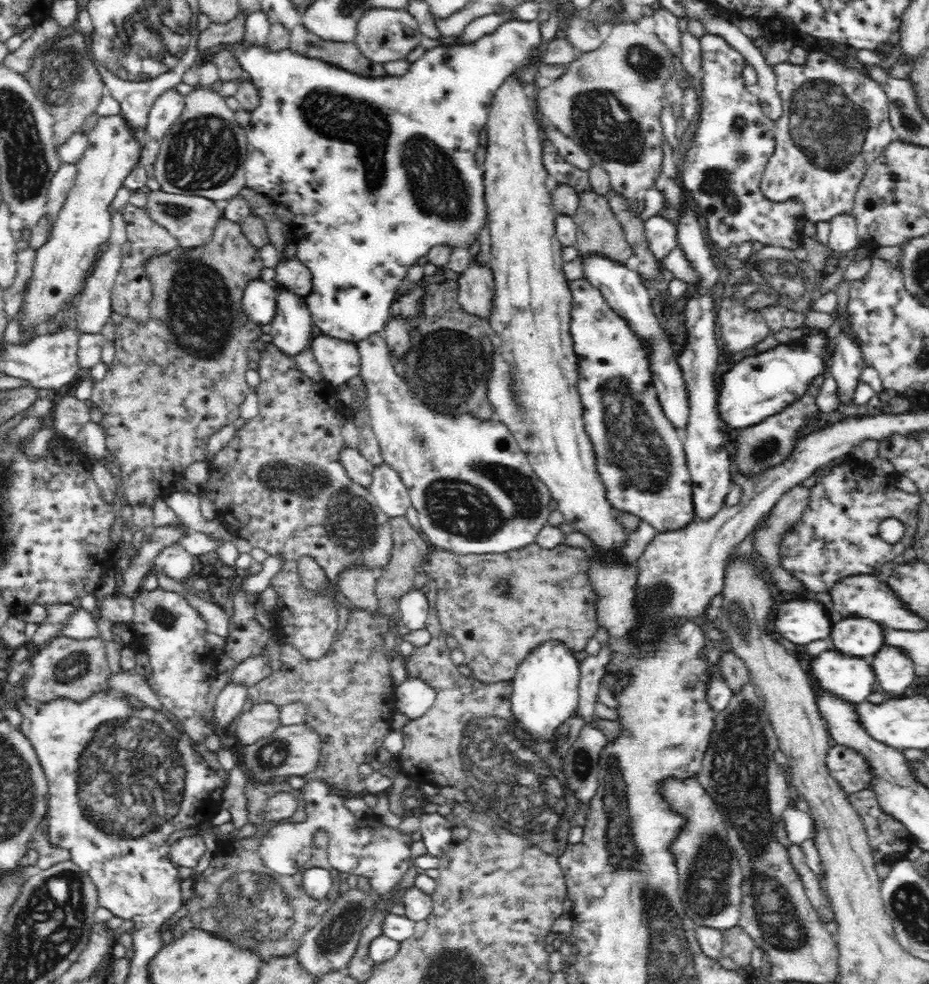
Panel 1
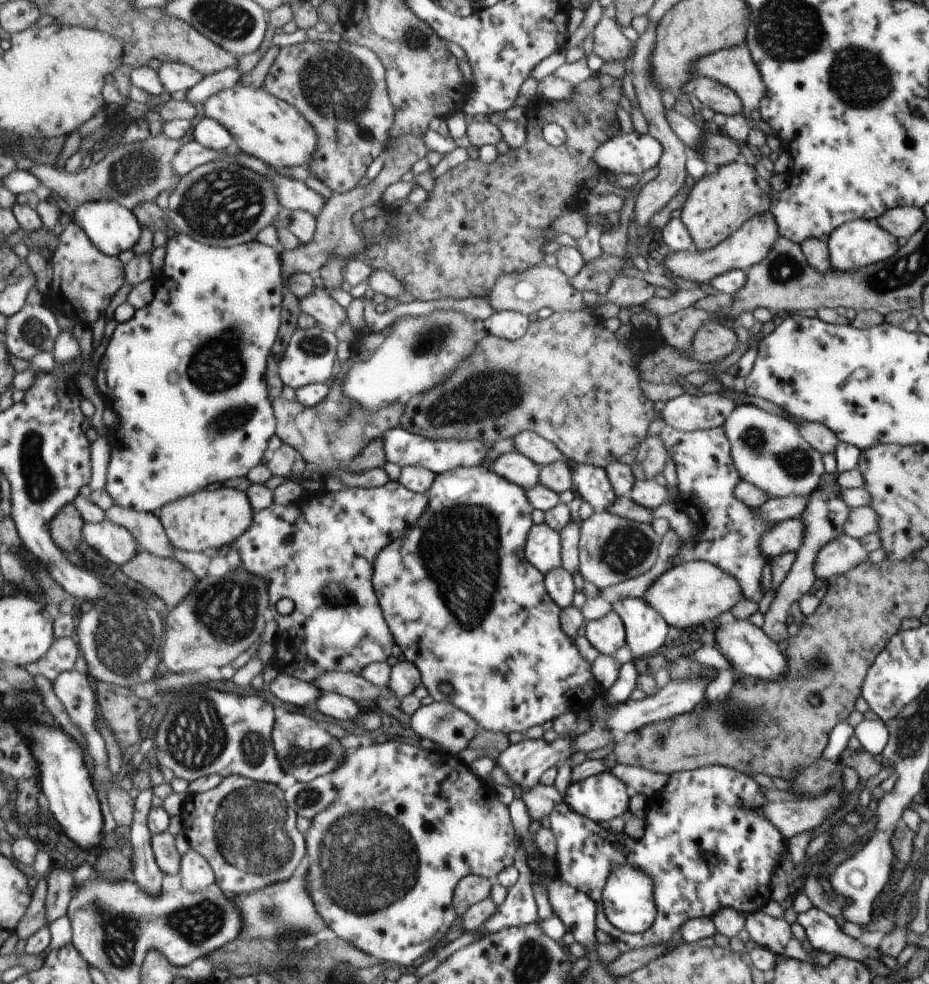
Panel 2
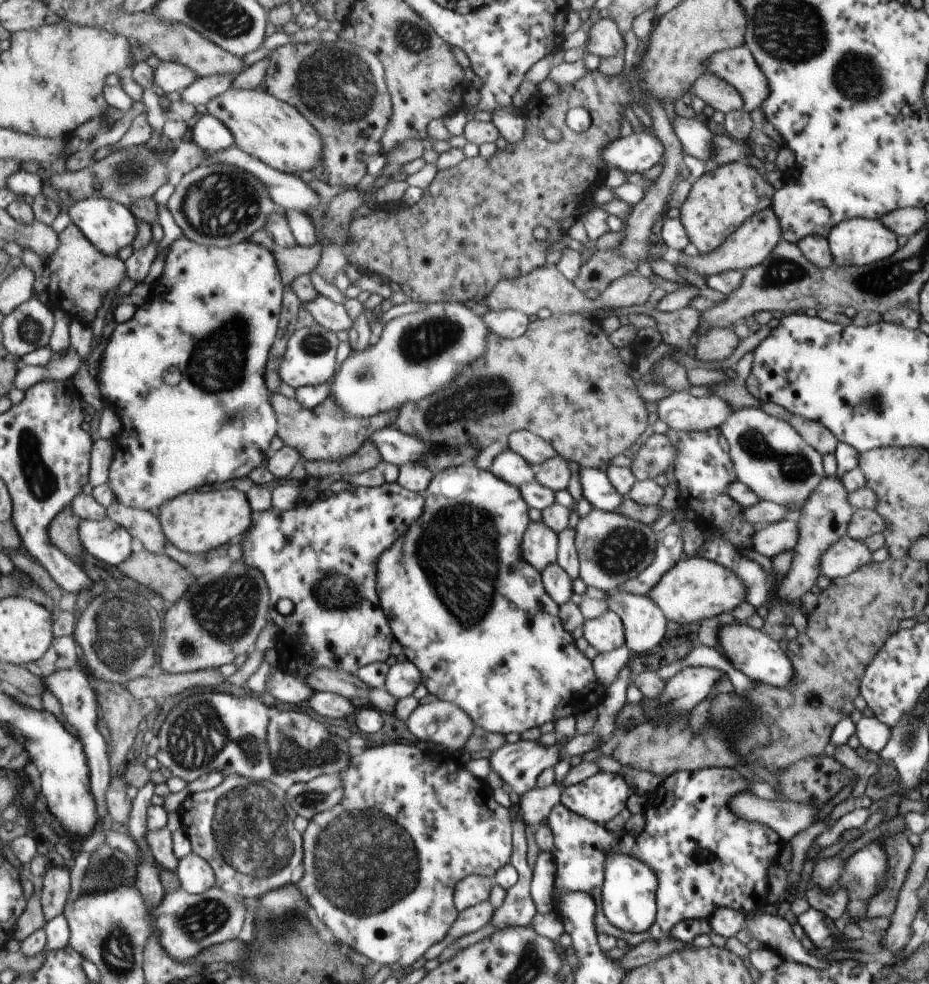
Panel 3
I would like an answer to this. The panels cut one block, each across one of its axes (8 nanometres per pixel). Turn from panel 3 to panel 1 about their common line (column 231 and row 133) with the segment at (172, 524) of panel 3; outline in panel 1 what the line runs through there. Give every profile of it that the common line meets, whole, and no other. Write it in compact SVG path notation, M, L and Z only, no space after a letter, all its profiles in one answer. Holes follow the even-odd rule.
M520 72L510 73L494 91L487 127L485 202L493 247L489 269L496 284L496 310L489 323L504 341L502 347L497 347L496 364L492 368L494 382L490 384L488 397L500 421L508 425L520 448L526 451L533 469L549 484L552 497L564 514L564 525L572 531L580 530L590 535L600 547L613 547L624 542L626 530L616 521L617 511L603 496L602 483L594 470L591 445L583 432L581 406L575 392L575 356L570 332L567 332L571 294L562 270L562 245L555 232L559 213L545 181L550 171L544 162L544 132L536 119L536 108L524 90L524 76Z

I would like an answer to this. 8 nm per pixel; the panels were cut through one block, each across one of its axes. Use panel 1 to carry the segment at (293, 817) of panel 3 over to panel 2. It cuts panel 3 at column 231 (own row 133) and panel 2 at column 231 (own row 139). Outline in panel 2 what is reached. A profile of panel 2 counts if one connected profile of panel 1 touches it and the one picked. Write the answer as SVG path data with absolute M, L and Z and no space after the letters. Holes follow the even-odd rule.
M244 775L226 777L220 786L189 796L181 808L183 828L191 840L192 849L204 854L216 872L216 882L229 896L254 894L264 888L292 878L307 865L309 843L300 830L299 814L287 801L285 792L274 783L258 782Z

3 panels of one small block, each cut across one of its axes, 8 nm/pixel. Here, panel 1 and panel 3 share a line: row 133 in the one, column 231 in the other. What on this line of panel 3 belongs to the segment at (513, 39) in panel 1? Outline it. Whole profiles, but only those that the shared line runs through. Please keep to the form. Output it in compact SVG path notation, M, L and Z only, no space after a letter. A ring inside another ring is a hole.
M185 235L174 240L168 249L170 250L170 254L168 254L168 260L166 260L166 266L164 266L164 268L166 268L166 272L162 274L162 277L159 280L159 282L166 286L166 292L162 292L162 290L161 292L157 292L154 295L156 297L154 302L151 302L150 300L144 306L138 308L135 315L130 320L116 326L116 329L110 338L106 340L107 349L101 358L102 365L100 366L98 378L96 378L106 406L114 408L123 420L122 434L118 434L118 436L116 436L113 440L115 443L116 456L114 458L114 464L112 464L109 483L112 485L112 490L114 490L114 494L116 494L118 501L122 502L122 504L126 504L126 506L140 508L140 510L154 510L154 508L161 509L166 502L170 502L171 500L182 496L182 494L188 494L188 492L192 491L196 492L197 488L200 488L200 486L226 484L226 482L230 482L230 480L250 477L250 474L252 474L254 470L262 468L262 466L264 466L264 462L269 460L268 456L270 456L272 442L274 442L274 438L276 438L276 436L279 436L280 428L279 415L277 414L274 402L272 401L271 387L268 386L267 379L267 370L269 362L271 361L272 347L276 344L276 339L279 337L285 293L287 292L287 285L284 282L282 270L280 270L280 262L276 260L276 254L274 254L275 250L270 250L268 246L262 246L262 244L252 243L251 241L243 242L231 247L208 246L200 244L198 241L192 240L190 236ZM176 372L184 374L184 380L180 380L180 382L178 382L178 380L176 380L176 376L172 376L172 374L176 374Z

